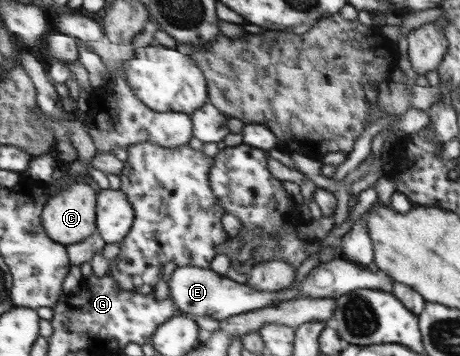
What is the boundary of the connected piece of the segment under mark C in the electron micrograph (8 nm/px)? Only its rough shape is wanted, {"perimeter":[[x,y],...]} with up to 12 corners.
{"perimeter":[[70,182],[41,210],[45,232],[60,244],[94,232],[96,192]]}

